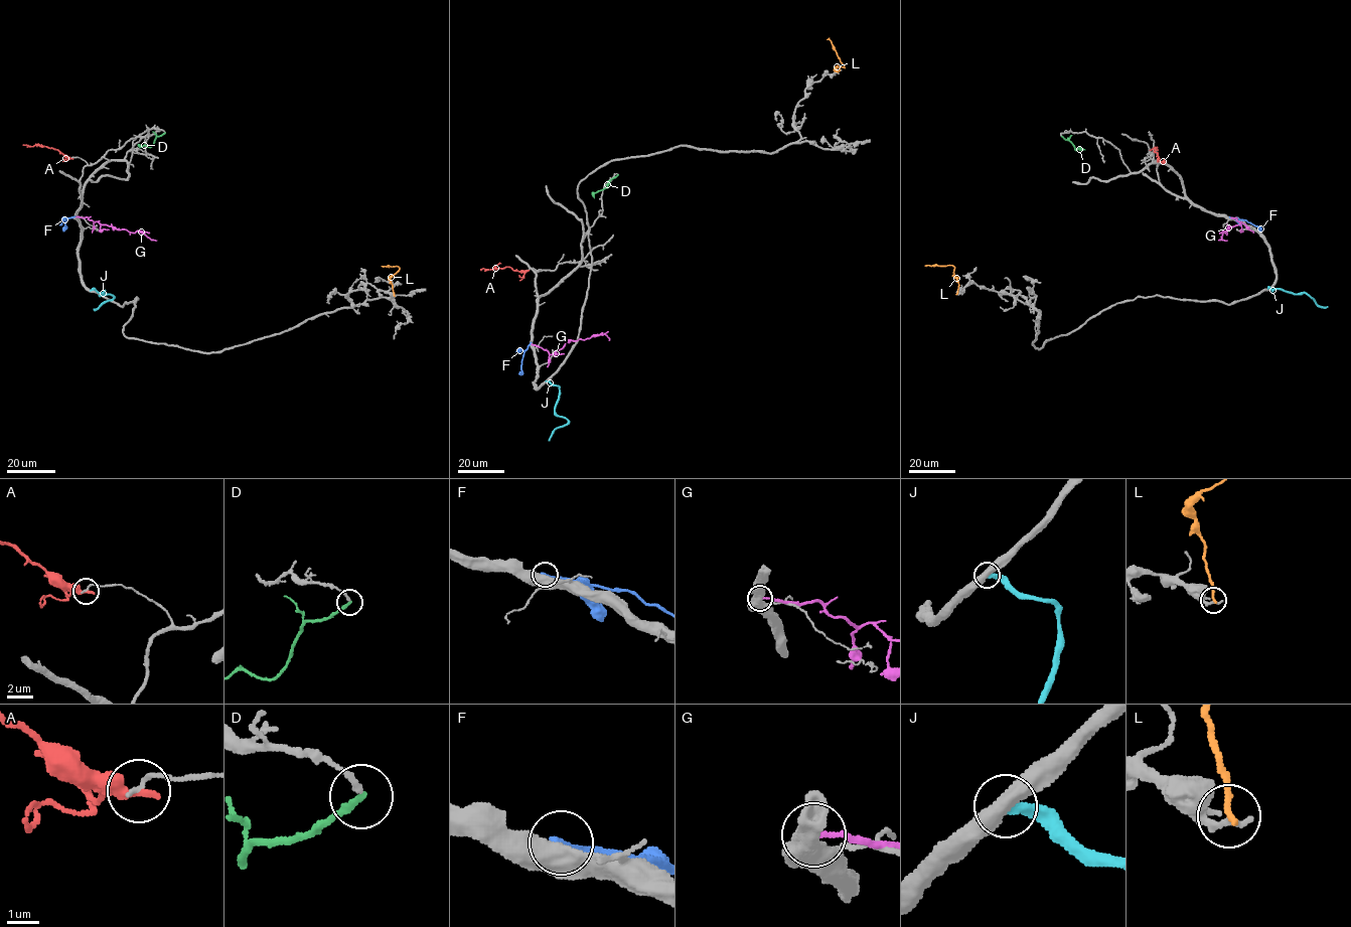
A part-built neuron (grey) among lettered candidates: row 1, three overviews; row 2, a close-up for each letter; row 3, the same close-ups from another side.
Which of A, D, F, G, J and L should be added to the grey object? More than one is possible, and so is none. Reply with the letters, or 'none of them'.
none of them

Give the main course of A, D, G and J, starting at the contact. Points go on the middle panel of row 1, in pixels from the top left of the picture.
A: (528, 271), (509, 267), (480, 270)
D: (617, 174), (607, 186), (594, 193), (594, 197)
G: (532, 344), (552, 354), (571, 340), (604, 334), (609, 340)
J: (546, 380), (559, 388), (555, 413), (568, 422), (554, 431), (549, 440)

